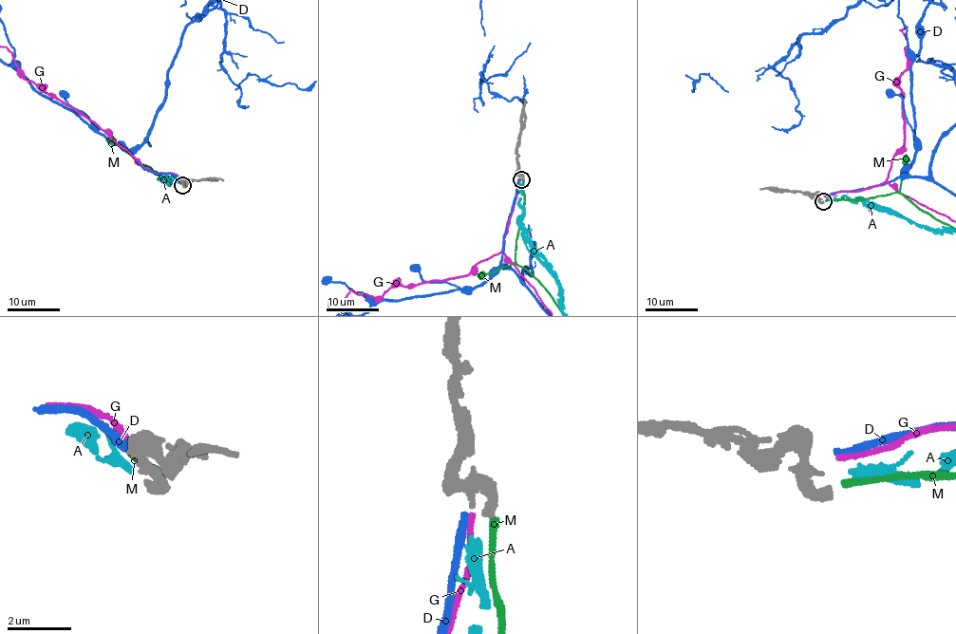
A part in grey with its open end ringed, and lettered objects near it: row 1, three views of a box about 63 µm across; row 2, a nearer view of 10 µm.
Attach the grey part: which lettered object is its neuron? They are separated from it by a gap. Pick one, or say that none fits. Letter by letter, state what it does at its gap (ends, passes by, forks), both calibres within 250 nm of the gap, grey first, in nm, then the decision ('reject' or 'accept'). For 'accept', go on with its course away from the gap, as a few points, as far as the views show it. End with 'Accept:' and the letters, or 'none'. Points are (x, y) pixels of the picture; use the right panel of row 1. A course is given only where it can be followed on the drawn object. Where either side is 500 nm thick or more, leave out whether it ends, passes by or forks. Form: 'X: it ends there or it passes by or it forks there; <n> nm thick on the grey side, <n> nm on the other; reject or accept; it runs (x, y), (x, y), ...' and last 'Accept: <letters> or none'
A: it ends there; 280 nm thick on the grey side, 280 nm on the other; accept
D: it ends there; 280 nm thick on the grey side, 280 nm on the other; reject
G: it ends there; 280 nm thick on the grey side, 180 nm on the other; reject
M: it ends there; 280 nm thick on the grey side, 200 nm on the other; reject
Accept: A

